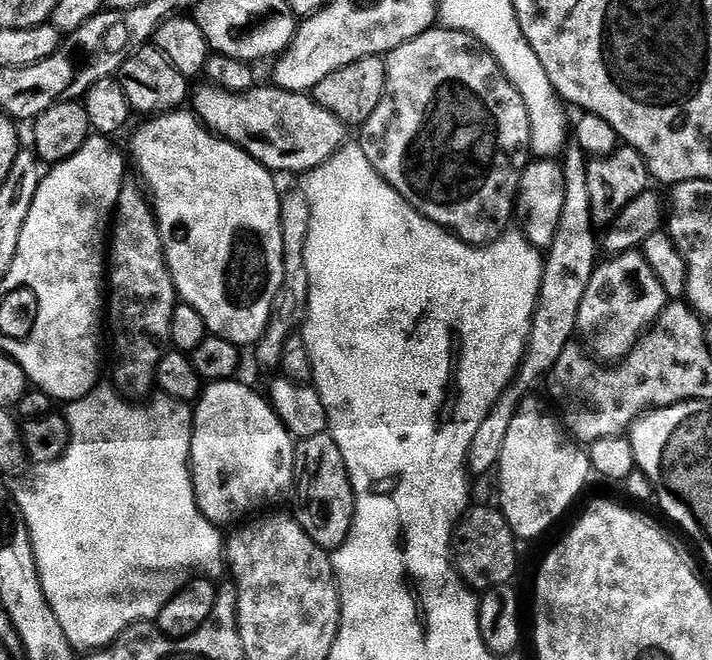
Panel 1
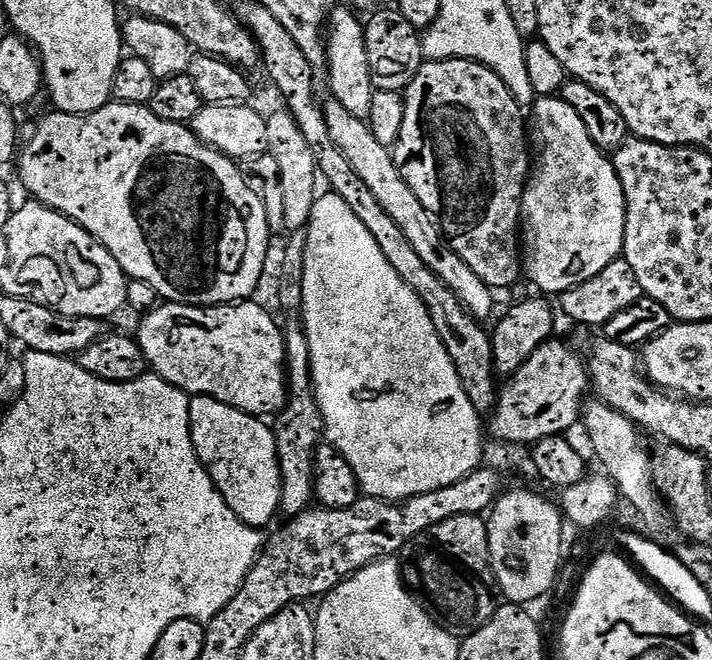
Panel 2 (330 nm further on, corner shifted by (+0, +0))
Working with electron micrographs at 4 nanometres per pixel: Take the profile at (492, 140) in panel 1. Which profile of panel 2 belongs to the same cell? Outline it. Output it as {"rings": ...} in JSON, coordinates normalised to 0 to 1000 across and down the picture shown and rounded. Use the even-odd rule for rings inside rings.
{"rings":[[[601,91],[587,106],[587,112],[573,126],[567,148],[567,177],[565,179],[565,197],[562,209],[553,220],[553,241],[562,253],[562,262],[567,274],[581,288],[587,306],[598,312],[598,318],[607,326],[608,333],[618,341],[618,350],[628,359],[629,371],[677,421],[677,427],[692,439],[713,436],[733,424],[733,311],[736,308],[736,282],[744,265],[744,230],[742,236],[742,218],[744,224],[744,194],[736,189],[736,170],[732,153],[711,130],[706,118],[692,103],[684,103],[671,91]]]}

